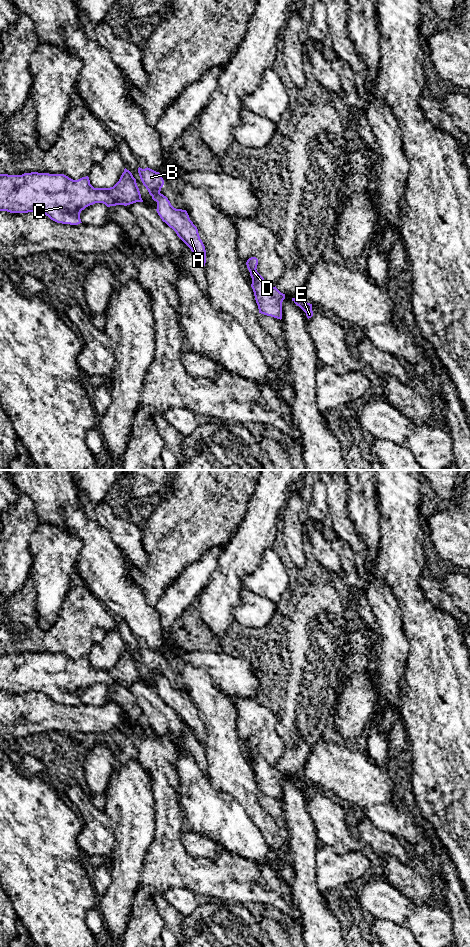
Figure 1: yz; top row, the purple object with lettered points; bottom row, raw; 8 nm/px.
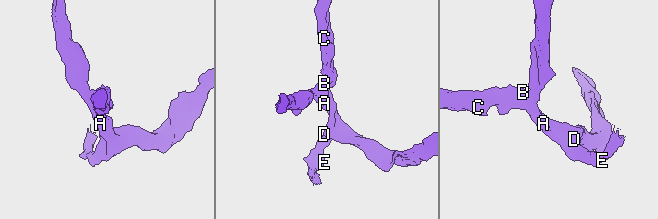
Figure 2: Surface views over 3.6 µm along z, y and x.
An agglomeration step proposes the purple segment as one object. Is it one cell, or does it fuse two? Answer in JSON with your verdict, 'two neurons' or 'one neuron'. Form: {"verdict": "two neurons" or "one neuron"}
{"verdict": "two neurons"}

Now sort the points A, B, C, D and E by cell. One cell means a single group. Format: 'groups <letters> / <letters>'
groups A D E / B C

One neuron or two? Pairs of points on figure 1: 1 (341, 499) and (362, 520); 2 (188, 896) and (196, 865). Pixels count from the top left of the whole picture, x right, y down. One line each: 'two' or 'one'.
1: two
2: two

